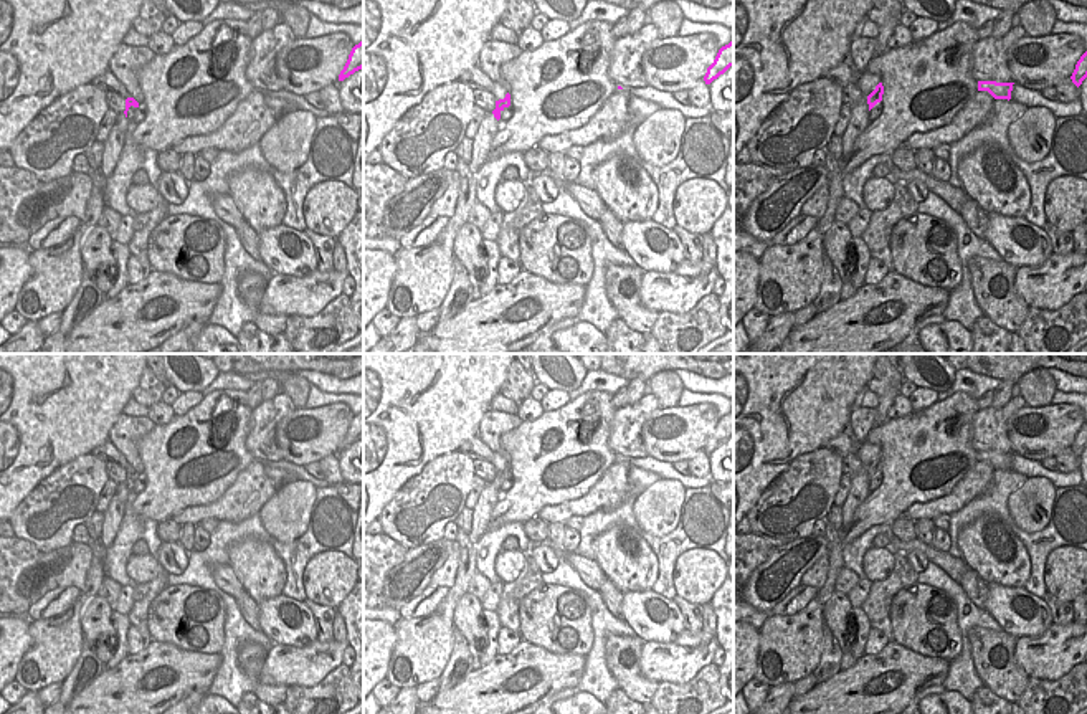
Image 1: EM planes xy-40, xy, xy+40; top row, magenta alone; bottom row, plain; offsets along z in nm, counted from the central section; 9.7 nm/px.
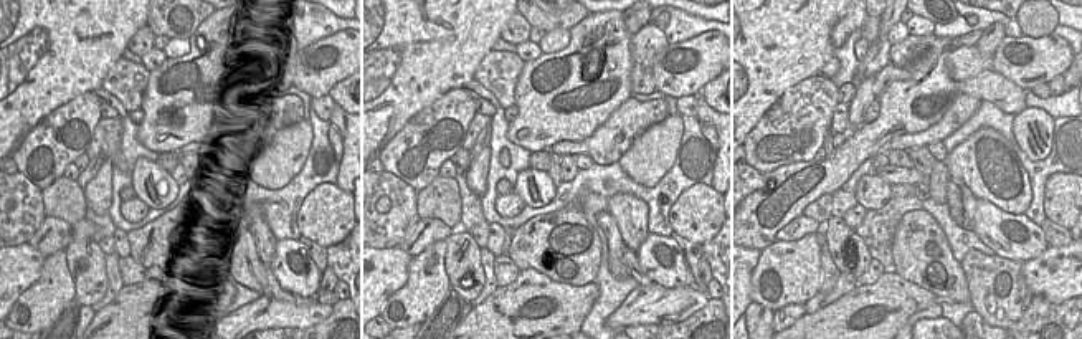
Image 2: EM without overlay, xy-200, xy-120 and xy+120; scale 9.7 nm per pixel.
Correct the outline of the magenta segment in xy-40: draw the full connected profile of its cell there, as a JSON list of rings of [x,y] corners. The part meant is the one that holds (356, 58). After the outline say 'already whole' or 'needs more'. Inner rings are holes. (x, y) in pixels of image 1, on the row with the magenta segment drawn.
[[[363,40],[352,48],[347,63],[339,74],[339,81],[344,81],[345,78],[349,78],[350,74],[354,74],[362,68],[363,68]]]; already whole

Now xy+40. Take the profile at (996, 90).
[[[978,81],[978,91],[988,91],[994,99],[1011,99],[1014,83]]]; already whole

